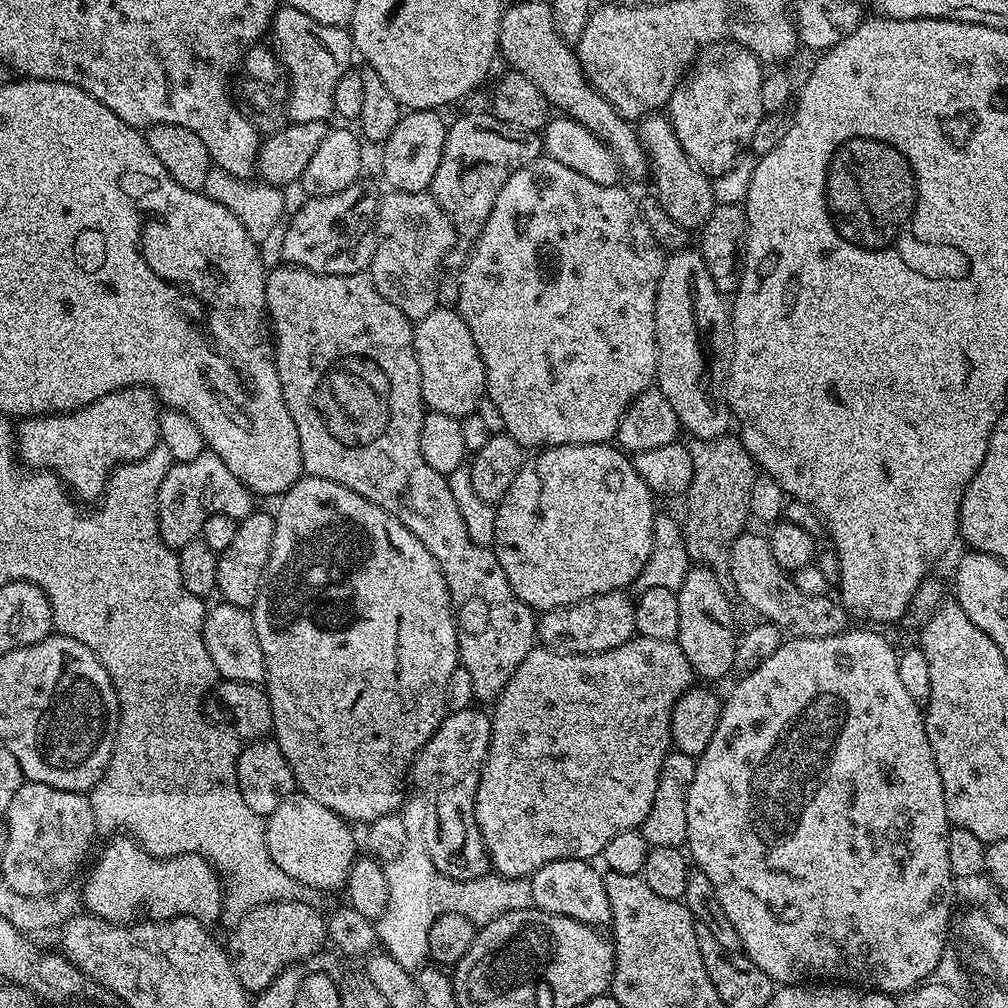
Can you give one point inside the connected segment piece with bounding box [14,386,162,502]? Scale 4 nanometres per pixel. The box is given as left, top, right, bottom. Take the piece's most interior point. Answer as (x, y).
(84, 448)

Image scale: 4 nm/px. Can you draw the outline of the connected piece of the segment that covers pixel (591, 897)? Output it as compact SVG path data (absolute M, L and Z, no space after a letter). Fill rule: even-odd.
M559 860L550 862L533 872L532 903L543 912L574 918L592 928L603 929L611 925L610 898L606 898L606 886L603 875L592 869L593 865L586 860Z

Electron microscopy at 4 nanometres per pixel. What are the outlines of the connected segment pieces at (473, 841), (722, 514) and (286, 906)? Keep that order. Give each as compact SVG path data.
M476 708L449 711L426 742L426 746L422 746L422 750L416 754L410 769L411 783L416 783L415 791L424 797L428 807L428 816L423 822L426 850L430 850L430 862L434 862L434 866L438 866L442 874L455 880L478 880L490 872L486 842L482 838L476 817L476 795L491 737L492 717L487 711L479 712Z
M735 435L717 440L689 439L686 444L694 466L692 481L686 493L688 513L682 517L682 527L689 558L711 570L722 582L731 581L730 546L734 538L745 531L750 520L750 490L758 475L758 465Z
M274 902L250 910L227 933L226 951L238 974L238 982L249 994L267 990L286 969L301 960L310 960L328 940L328 922L325 913L314 904L302 902Z

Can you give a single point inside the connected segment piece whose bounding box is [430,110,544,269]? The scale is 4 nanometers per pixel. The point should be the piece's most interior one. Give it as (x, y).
(480, 152)

